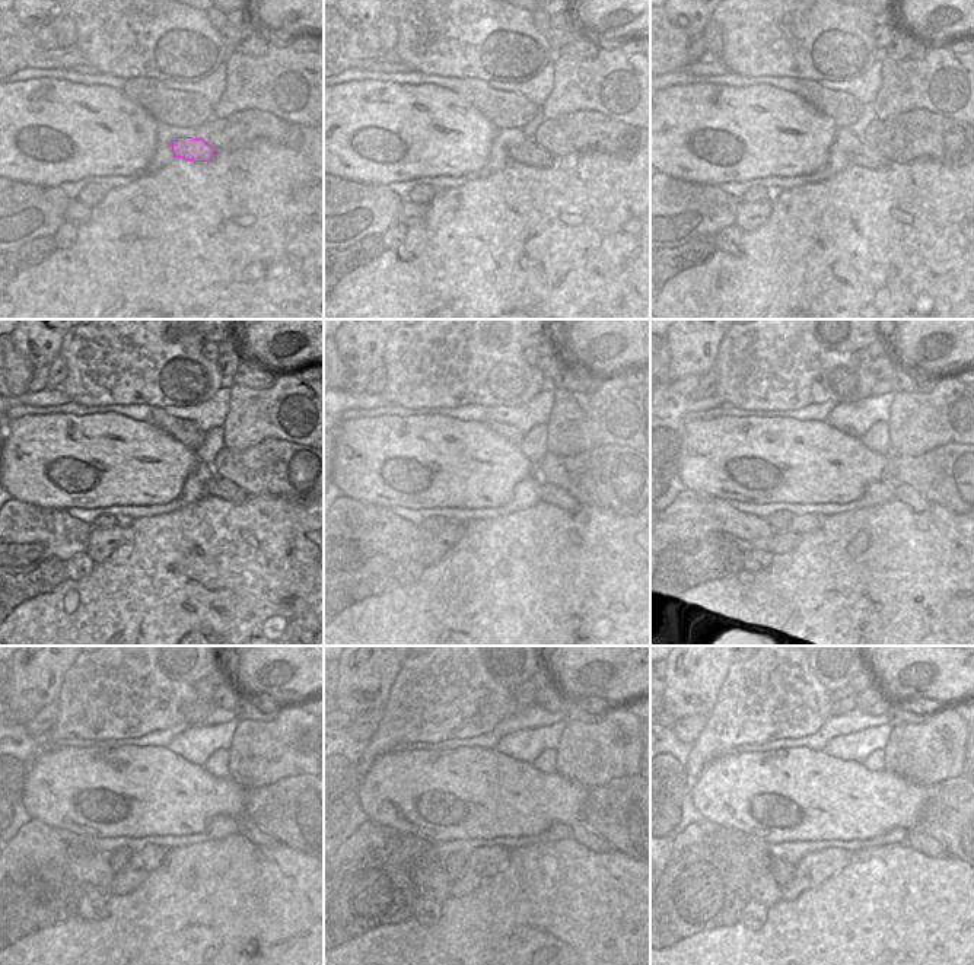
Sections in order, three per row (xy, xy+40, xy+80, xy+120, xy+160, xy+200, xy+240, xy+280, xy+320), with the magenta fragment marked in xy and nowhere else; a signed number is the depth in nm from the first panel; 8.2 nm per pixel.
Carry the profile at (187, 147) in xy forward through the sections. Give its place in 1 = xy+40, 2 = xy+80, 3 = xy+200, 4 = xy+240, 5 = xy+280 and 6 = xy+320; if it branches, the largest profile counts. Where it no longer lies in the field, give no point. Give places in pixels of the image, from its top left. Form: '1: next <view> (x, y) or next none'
1: next xy+40 (530, 153)
2: next xy+80 (865, 156)
3: next xy+200 (906, 494)
4: next xy+240 (247, 827)
5: next xy+280 (592, 840)
6: next xy+320 (916, 838)

